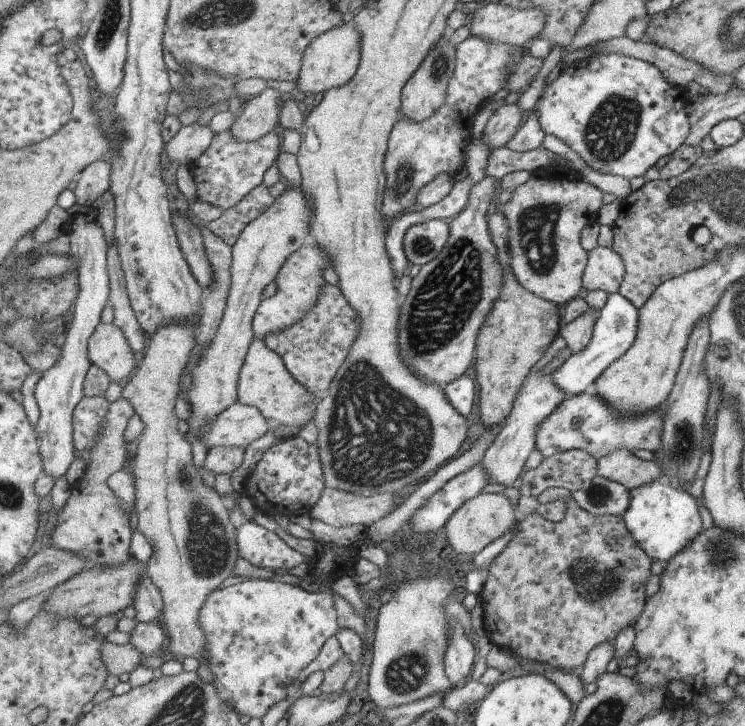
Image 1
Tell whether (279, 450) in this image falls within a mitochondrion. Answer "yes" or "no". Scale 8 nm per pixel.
no

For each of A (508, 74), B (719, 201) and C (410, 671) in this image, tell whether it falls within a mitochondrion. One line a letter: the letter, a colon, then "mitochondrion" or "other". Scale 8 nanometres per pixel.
A: other
B: mitochondrion
C: mitochondrion

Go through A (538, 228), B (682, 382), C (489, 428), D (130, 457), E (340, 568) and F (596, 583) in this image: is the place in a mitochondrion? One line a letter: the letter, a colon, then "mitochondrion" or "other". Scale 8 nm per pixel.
A: mitochondrion
B: other
C: other
D: other
E: other
F: mitochondrion

